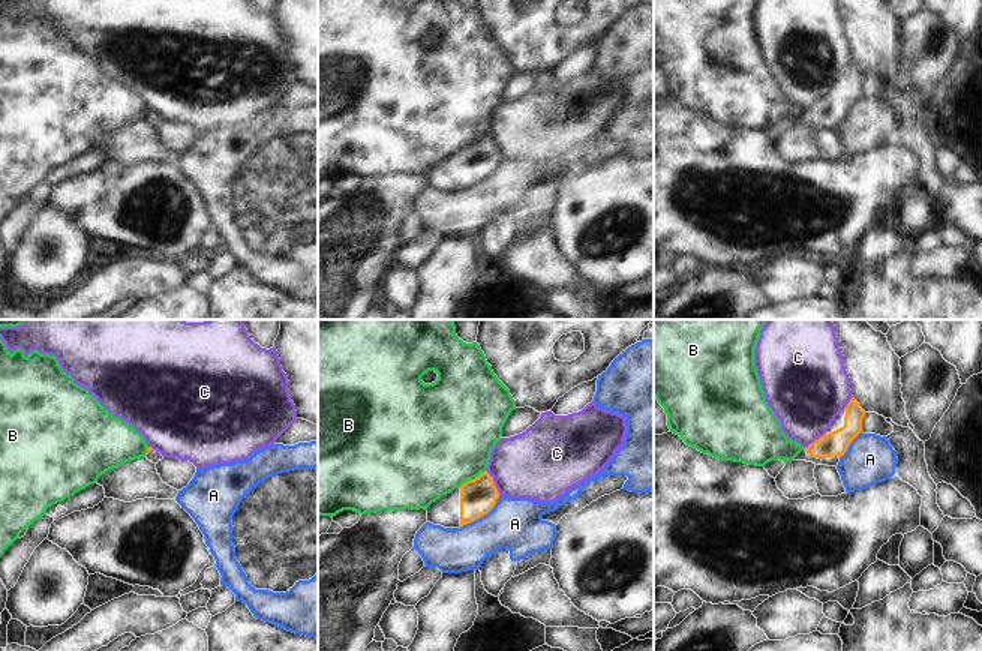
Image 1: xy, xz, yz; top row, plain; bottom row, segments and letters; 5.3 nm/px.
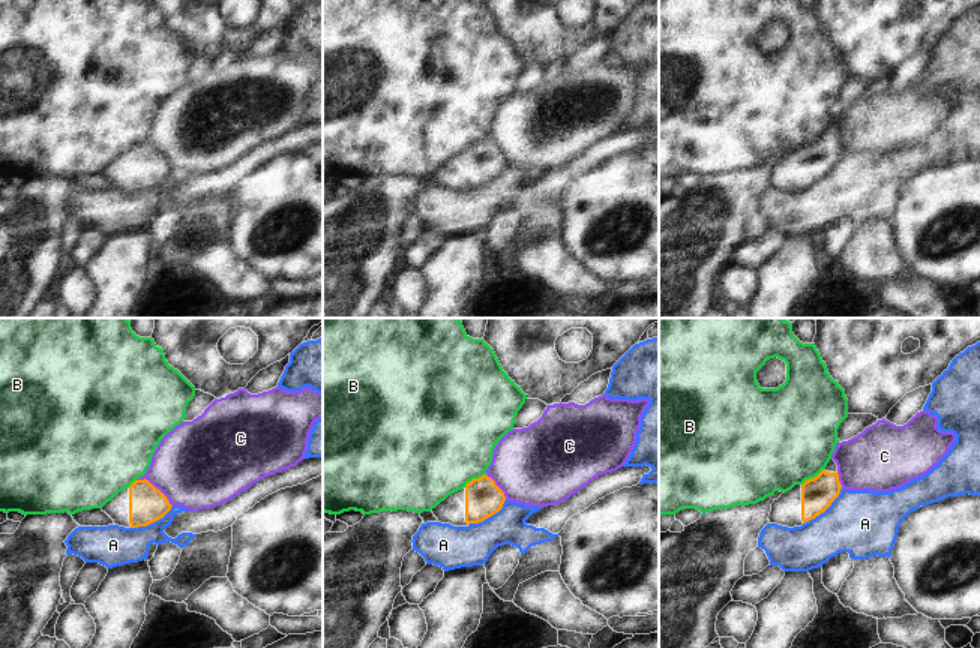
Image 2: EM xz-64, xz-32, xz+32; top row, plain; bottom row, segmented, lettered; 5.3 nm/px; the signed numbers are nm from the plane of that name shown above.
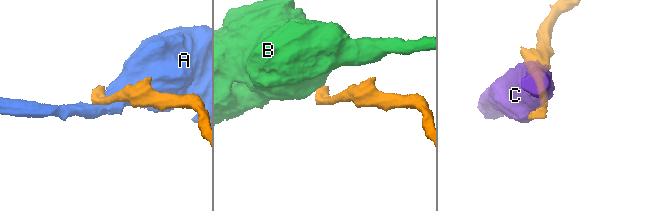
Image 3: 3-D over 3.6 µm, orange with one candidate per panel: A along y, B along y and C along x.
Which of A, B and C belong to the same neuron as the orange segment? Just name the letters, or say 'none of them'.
none of them

